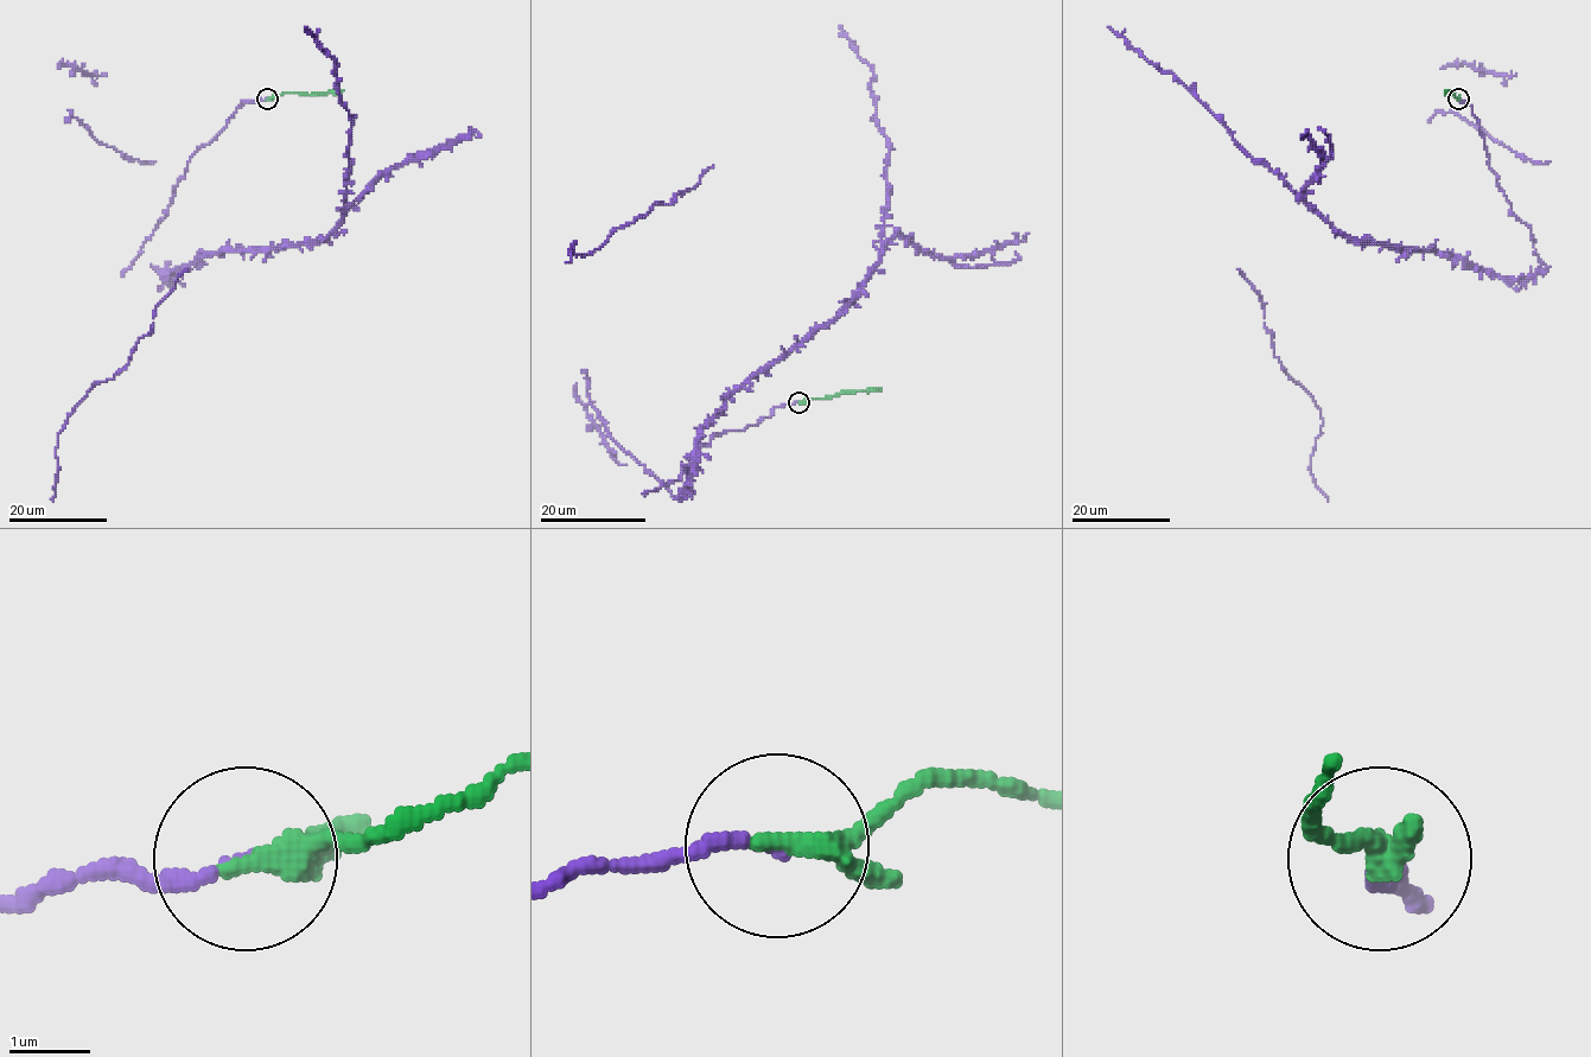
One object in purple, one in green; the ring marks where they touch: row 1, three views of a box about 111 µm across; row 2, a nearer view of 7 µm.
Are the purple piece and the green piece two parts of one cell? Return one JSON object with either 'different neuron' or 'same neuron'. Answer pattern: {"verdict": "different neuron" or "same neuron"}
{"verdict": "same neuron"}

